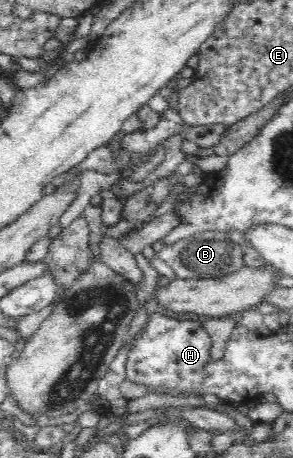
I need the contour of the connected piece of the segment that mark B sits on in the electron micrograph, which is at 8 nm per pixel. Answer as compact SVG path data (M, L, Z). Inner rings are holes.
M208 230L197 232L173 246L165 246L157 254L175 272L179 279L225 279L244 268L245 250L227 237L227 232Z

